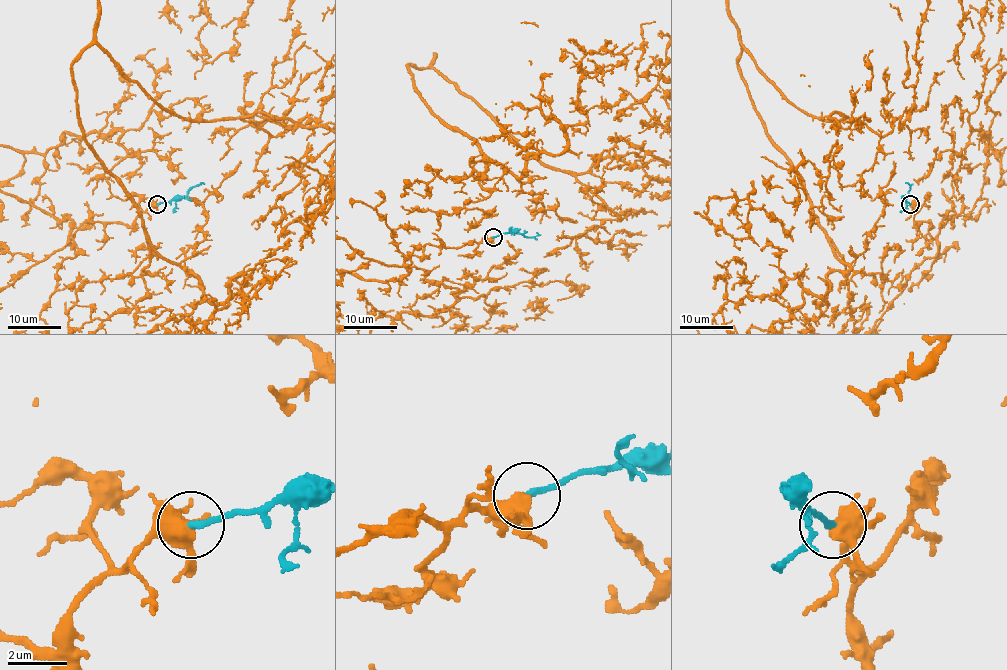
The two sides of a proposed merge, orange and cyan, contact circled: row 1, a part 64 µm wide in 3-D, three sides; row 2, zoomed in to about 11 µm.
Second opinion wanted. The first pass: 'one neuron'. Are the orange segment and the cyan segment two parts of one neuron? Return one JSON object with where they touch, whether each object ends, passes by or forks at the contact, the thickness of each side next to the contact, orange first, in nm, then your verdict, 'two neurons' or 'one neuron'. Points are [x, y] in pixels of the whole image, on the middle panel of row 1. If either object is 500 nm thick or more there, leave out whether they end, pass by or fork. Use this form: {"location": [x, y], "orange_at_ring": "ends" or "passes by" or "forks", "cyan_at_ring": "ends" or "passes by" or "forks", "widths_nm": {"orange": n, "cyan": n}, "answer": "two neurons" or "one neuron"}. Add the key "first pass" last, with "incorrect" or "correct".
{"location": [493, 237], "orange_at_ring": "forks", "cyan_at_ring": "ends", "widths_nm": {"orange": 400, "cyan": 200}, "answer": "one neuron", "first pass": "correct"}

